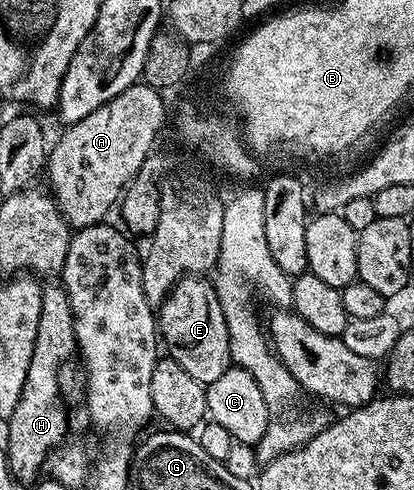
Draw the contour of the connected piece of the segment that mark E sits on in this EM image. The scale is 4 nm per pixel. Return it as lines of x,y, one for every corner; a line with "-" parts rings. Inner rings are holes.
205,275
186,276
168,293
156,312
161,343
169,359
180,362
196,382
204,386
216,382
224,370
232,367
230,334
217,287

